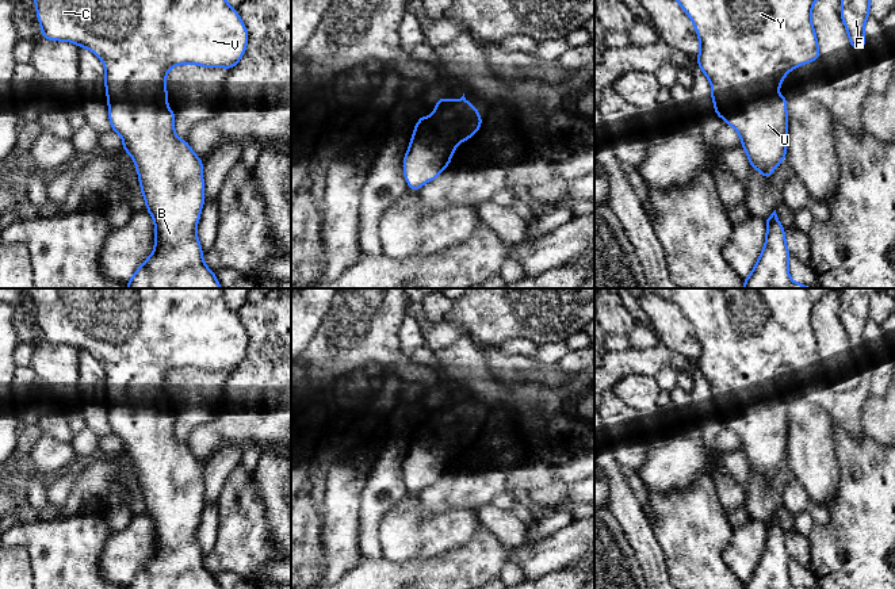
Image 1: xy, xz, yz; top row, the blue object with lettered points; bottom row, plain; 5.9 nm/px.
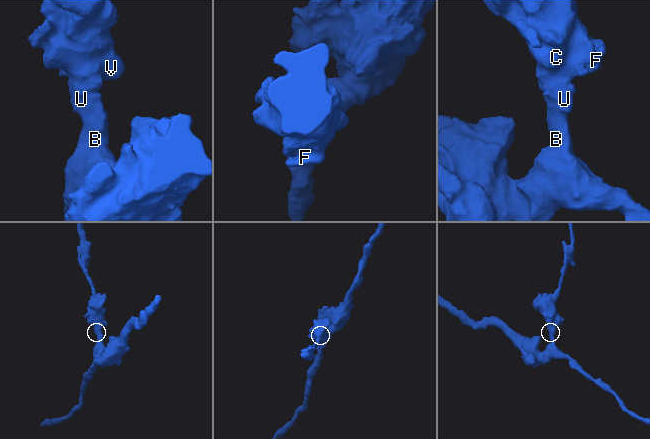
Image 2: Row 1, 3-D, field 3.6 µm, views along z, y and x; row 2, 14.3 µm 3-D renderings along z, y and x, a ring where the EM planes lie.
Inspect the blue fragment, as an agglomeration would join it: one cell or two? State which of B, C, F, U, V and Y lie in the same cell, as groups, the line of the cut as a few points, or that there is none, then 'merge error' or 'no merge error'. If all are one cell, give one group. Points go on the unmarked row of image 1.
B C F U V Y | no cut | no merge error

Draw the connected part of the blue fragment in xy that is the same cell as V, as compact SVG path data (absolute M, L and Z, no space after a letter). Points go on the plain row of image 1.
M18 288L28 294L37 311L37 321L41 328L42 341L49 344L66 344L80 351L91 353L99 360L106 372L106 398L108 405L108 421L111 433L123 441L122 452L126 454L137 471L139 490L145 502L146 513L154 523L154 554L139 569L131 580L127 589L221 589L215 581L215 575L206 570L203 565L203 554L196 539L196 529L200 521L202 510L206 505L203 486L203 463L200 463L187 443L179 443L175 437L175 414L165 408L169 398L165 393L167 376L171 371L185 367L195 367L203 371L226 371L233 372L244 360L248 348L248 333L241 324L236 311L232 311L223 298L221 288Z

